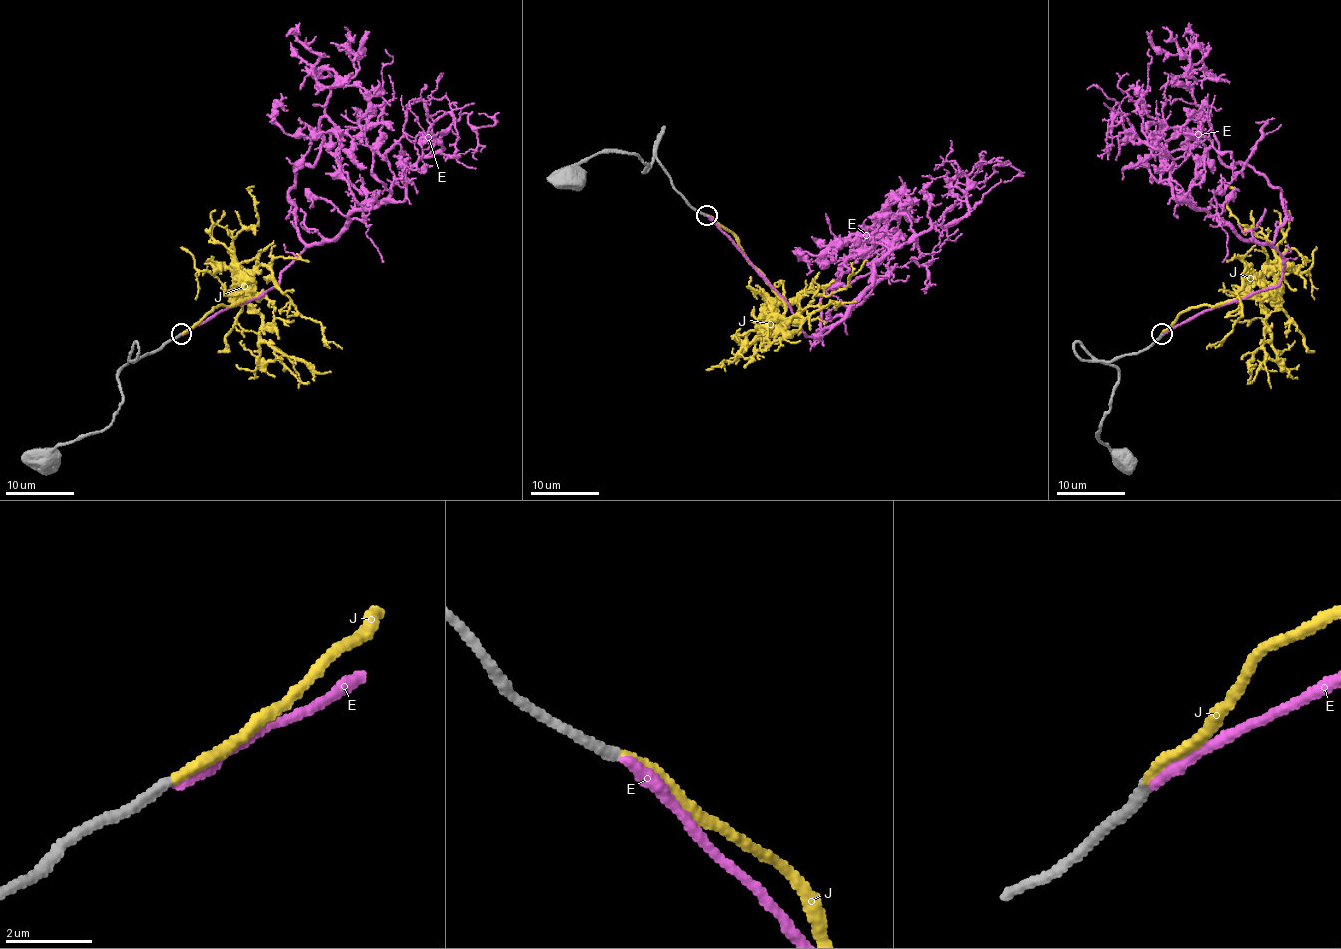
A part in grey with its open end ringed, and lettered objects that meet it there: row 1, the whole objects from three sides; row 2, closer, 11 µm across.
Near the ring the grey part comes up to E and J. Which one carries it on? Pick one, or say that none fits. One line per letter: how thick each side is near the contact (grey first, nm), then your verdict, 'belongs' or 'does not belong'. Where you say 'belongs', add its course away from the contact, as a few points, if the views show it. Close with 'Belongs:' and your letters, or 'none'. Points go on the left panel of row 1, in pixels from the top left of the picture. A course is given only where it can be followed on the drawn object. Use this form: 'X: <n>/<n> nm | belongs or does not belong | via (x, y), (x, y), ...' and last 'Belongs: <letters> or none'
E: 280/260 nm | does not belong
J: 280/240 nm | belongs | via (181, 334), (218, 305), (249, 298), (245, 279), (264, 266), (295, 310), (319, 322), (322, 336), (341, 349)
Belongs: J

